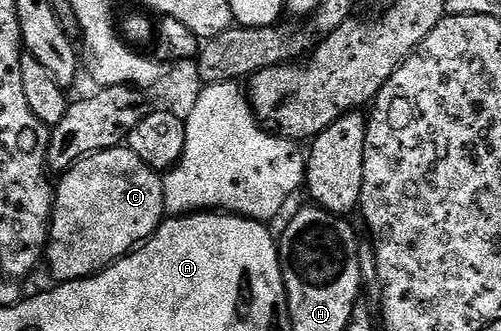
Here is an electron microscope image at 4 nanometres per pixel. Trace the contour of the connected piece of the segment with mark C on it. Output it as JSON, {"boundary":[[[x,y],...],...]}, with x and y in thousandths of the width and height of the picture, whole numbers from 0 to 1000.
{"boundary":[[[248,438],[176,465],[120,529],[106,592],[98,740],[88,789],[116,855],[184,840],[250,776],[309,704],[331,656],[329,595],[315,517],[301,511]]]}

